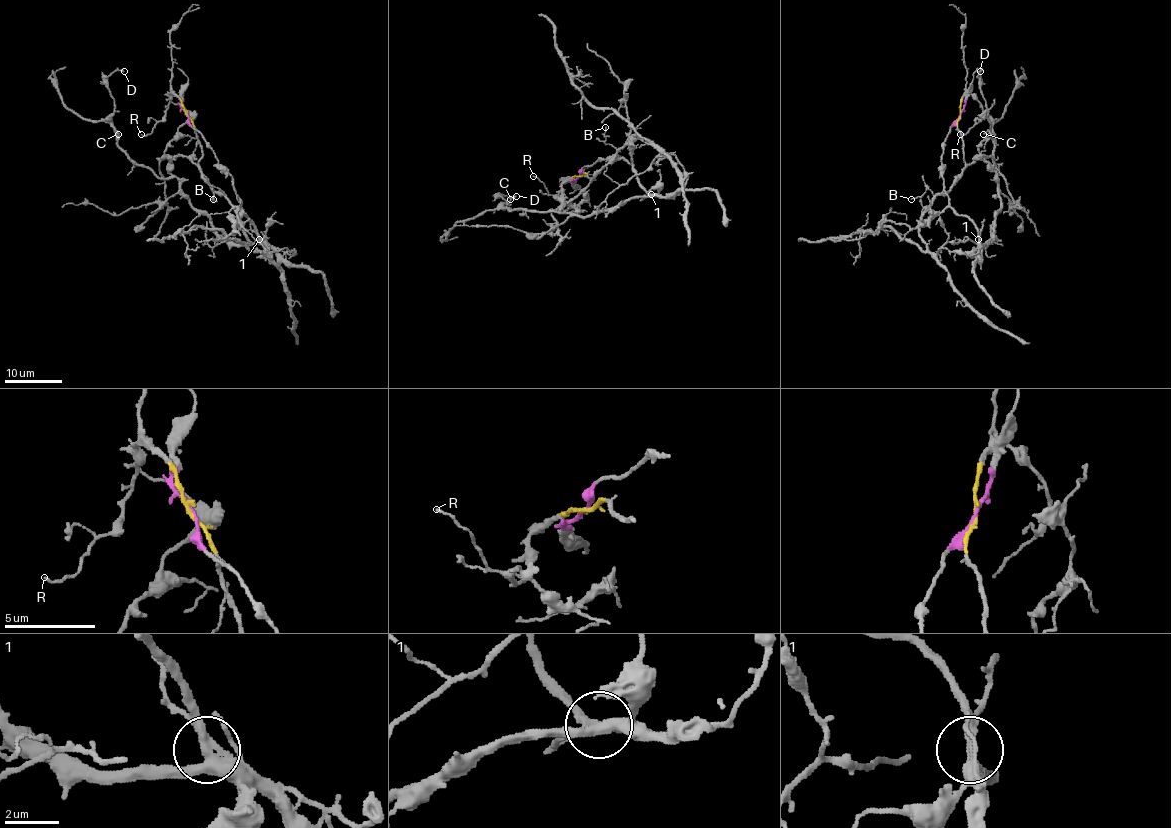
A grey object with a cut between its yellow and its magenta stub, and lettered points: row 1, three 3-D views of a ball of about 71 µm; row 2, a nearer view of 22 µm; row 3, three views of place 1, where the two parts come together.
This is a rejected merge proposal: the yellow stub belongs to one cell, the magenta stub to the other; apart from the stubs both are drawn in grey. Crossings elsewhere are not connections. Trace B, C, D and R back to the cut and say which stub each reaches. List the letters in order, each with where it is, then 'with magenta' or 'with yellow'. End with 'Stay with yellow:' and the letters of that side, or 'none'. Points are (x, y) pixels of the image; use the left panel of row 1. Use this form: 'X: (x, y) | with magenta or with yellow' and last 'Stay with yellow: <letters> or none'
B: (213, 199) | with yellow
C: (118, 134) | with magenta
D: (124, 71) | with magenta
R: (141, 134) | with yellow
Stay with yellow: B, R

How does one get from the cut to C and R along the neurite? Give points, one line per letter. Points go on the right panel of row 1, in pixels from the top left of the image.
C: (960, 113), (944, 142), (943, 187), (984, 244), (1000, 192), (993, 133), (983, 133)
R: (960, 113), (960, 99), (970, 93), (980, 103), (983, 116), (960, 135)

